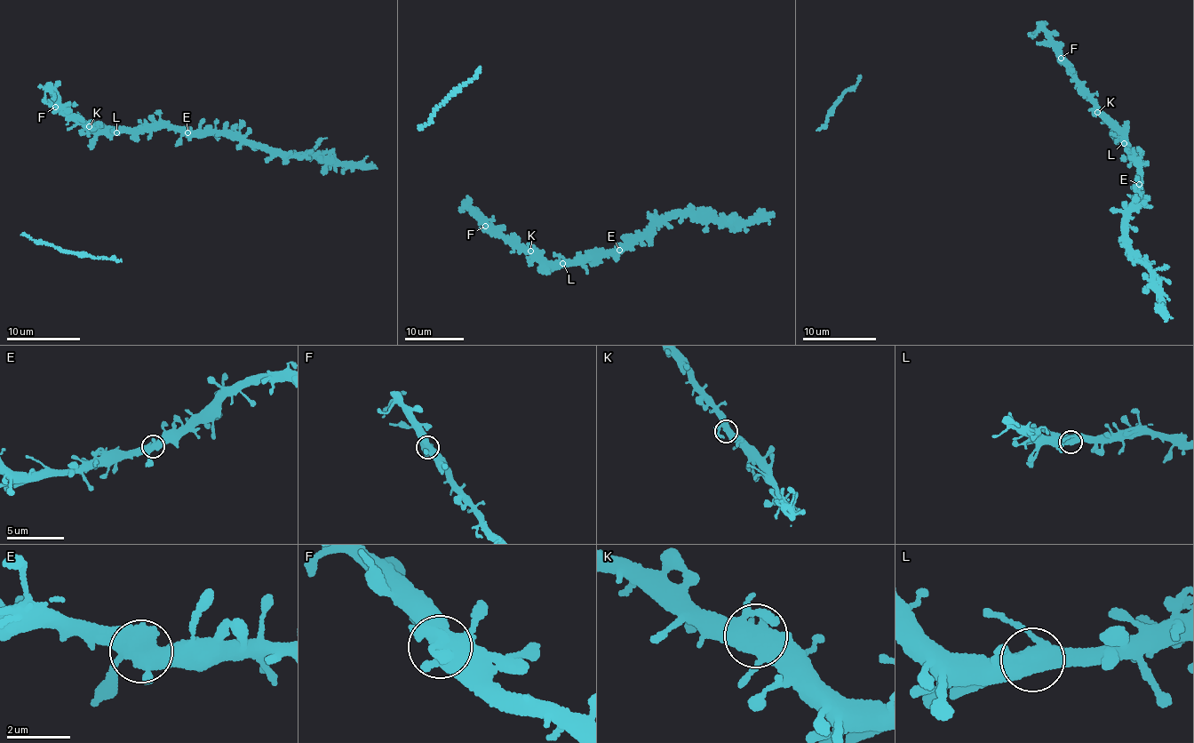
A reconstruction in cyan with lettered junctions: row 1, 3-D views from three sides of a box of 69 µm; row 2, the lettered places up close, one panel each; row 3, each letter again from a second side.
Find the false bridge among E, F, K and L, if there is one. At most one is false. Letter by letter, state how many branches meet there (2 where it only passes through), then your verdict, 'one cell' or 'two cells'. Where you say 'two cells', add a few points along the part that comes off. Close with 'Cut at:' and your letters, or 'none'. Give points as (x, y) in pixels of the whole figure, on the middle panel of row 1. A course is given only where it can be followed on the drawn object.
E: 3 | one cell
F: 3 | one cell
K: 4 | one cell
L: 3 | one cell
Cut at: none

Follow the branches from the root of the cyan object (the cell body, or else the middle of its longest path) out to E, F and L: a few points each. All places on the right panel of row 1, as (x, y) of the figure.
E: (1083, 86), (1096, 109), (1118, 129), (1142, 165), (1139, 185)
F: (1083, 86), (1061, 58)
L: (1083, 86), (1096, 109), (1119, 131), (1124, 143)

